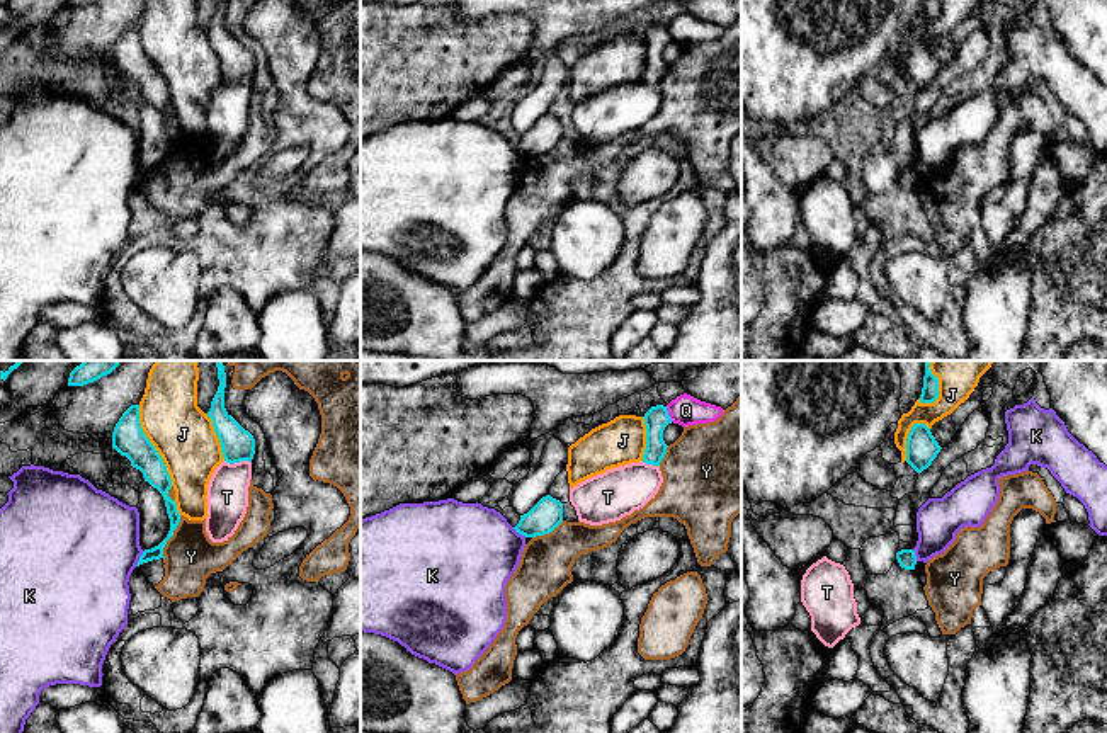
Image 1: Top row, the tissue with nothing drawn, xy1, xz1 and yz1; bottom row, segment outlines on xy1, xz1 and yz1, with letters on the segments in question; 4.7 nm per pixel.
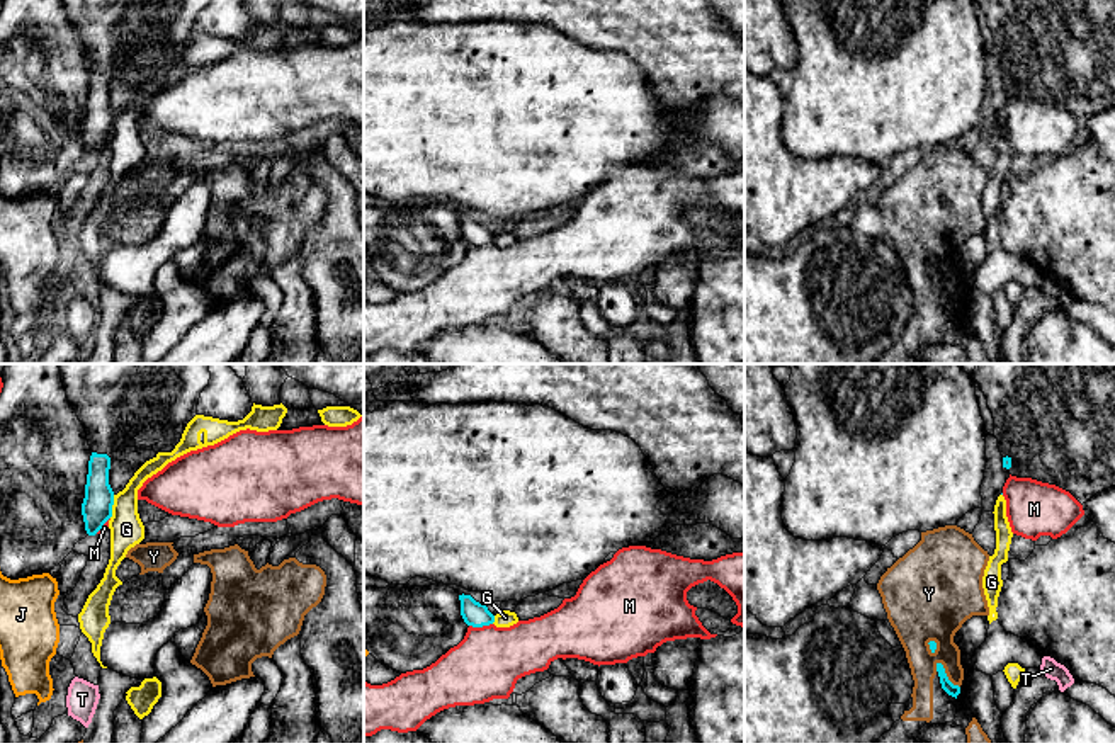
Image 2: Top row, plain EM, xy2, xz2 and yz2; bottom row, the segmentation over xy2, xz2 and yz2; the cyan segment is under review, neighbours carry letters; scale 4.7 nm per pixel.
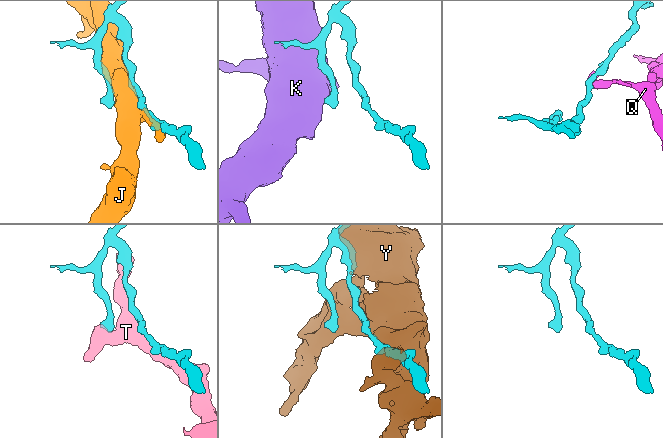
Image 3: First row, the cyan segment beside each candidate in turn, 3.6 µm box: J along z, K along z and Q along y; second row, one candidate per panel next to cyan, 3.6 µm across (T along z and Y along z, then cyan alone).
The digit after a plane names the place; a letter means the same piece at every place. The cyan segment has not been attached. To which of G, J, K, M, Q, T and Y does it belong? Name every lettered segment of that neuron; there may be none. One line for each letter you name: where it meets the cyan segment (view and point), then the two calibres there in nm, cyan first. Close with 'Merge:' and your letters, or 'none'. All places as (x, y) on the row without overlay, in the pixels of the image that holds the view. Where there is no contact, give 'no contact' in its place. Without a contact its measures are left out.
Merge: none

